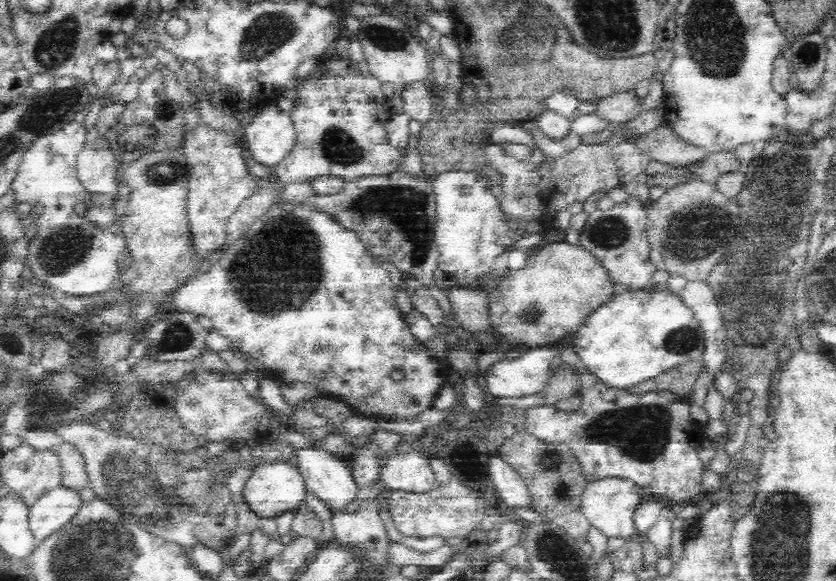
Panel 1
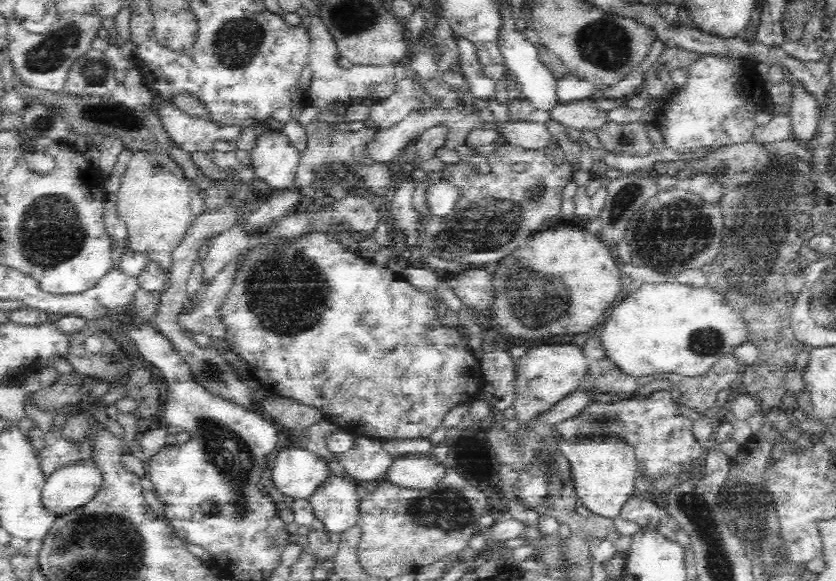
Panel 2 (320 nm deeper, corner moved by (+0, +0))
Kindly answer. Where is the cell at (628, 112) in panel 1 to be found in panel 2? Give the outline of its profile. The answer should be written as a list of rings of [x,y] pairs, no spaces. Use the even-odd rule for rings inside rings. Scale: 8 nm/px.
[[[582,99],[568,104],[558,104],[550,110],[550,118],[567,129],[598,130],[608,122],[609,110],[598,107],[592,99]]]

